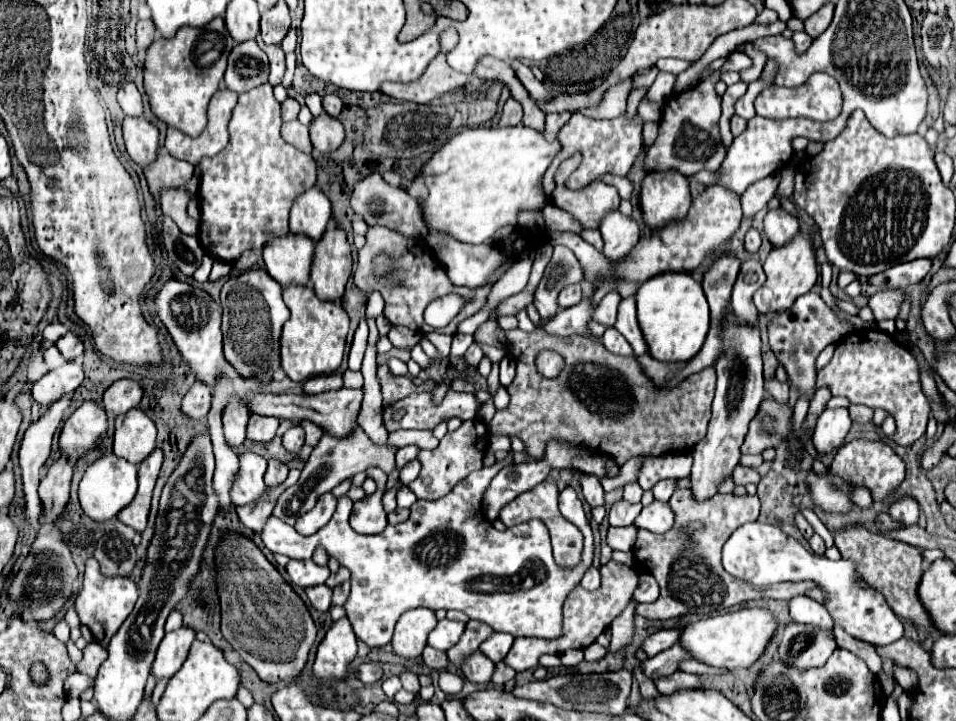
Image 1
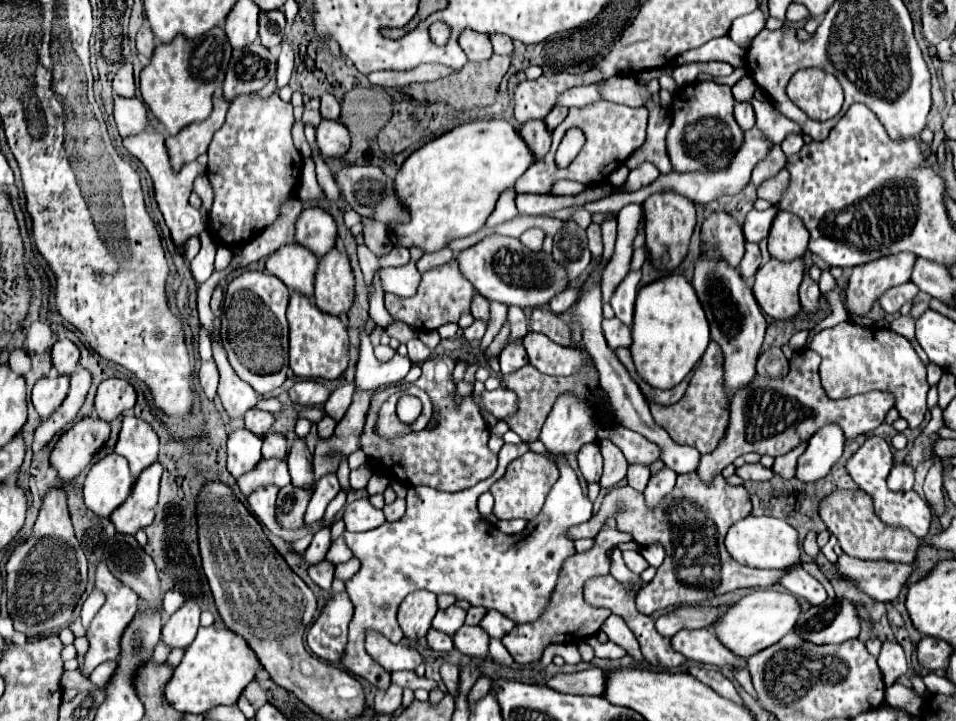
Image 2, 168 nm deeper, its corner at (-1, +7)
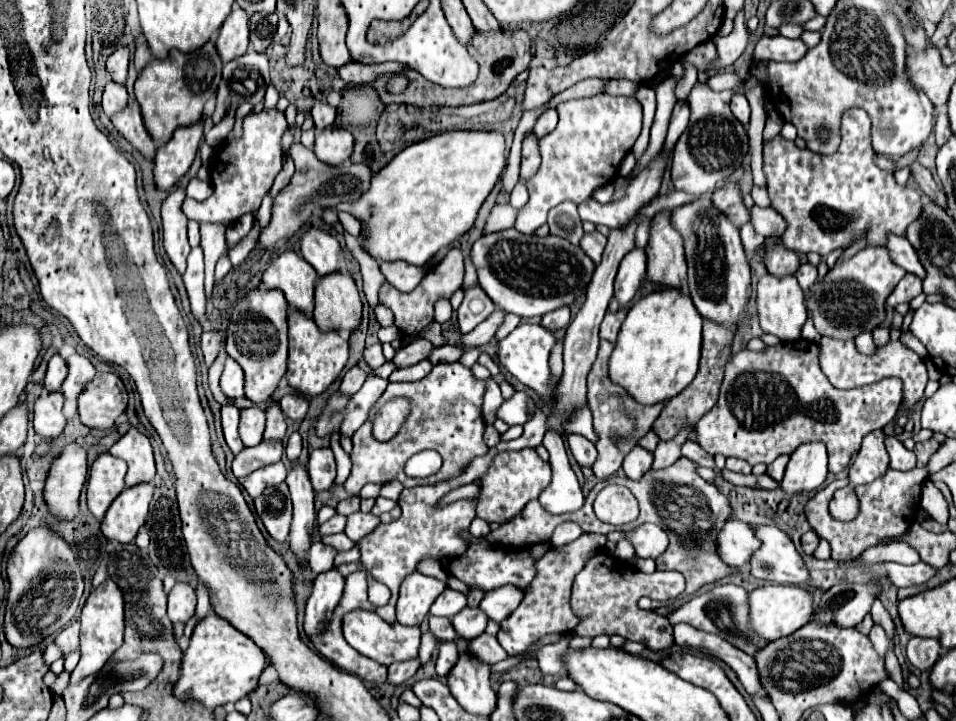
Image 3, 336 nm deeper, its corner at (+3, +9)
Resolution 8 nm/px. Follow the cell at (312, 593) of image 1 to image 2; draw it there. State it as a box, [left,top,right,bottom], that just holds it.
[308,560,334,590]

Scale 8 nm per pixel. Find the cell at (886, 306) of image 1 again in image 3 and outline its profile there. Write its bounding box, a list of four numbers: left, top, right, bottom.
[886,274,922,306]

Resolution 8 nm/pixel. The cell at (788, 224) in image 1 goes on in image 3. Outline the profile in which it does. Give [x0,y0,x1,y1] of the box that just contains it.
[764,242,800,276]

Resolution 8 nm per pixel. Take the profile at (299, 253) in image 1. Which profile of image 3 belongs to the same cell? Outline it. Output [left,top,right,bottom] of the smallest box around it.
[262,250,316,314]

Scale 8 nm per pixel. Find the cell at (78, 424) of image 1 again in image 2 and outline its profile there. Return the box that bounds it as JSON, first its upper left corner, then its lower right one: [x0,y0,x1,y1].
[50,418,110,482]

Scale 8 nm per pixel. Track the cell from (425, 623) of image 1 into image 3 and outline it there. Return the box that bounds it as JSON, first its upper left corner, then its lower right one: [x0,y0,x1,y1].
[396,572,446,626]

